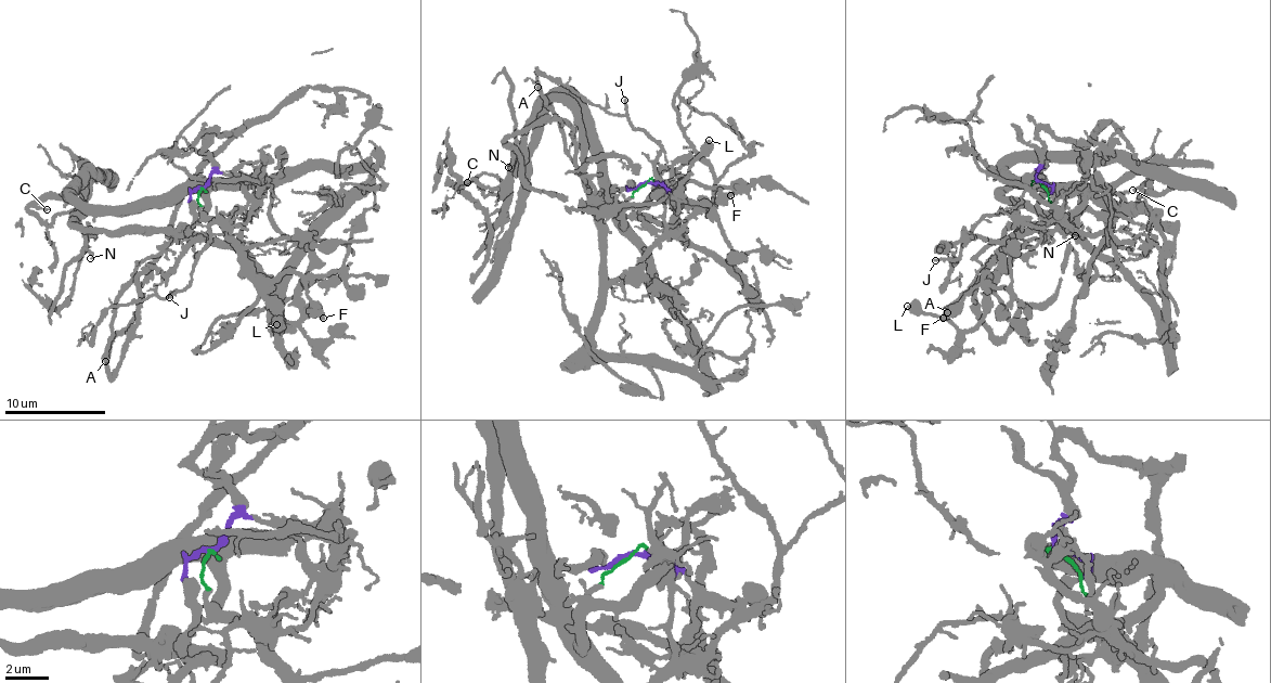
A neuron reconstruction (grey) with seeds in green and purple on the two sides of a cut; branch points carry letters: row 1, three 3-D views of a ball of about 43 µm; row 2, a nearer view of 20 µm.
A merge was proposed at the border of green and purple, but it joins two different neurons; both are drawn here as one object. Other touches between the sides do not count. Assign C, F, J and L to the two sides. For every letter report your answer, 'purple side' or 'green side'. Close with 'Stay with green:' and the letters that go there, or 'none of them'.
C: green side
F: green side
J: purple side
L: green side
Stay with green: C, F, L

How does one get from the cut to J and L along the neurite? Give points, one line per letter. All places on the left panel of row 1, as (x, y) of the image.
J: (200, 189), (218, 174), (234, 177), (247, 202), (246, 221), (208, 229), (190, 283), (168, 298)
L: (200, 189), (197, 198), (204, 214), (227, 222), (250, 279), (280, 319), (279, 335), (275, 337), (276, 324)

